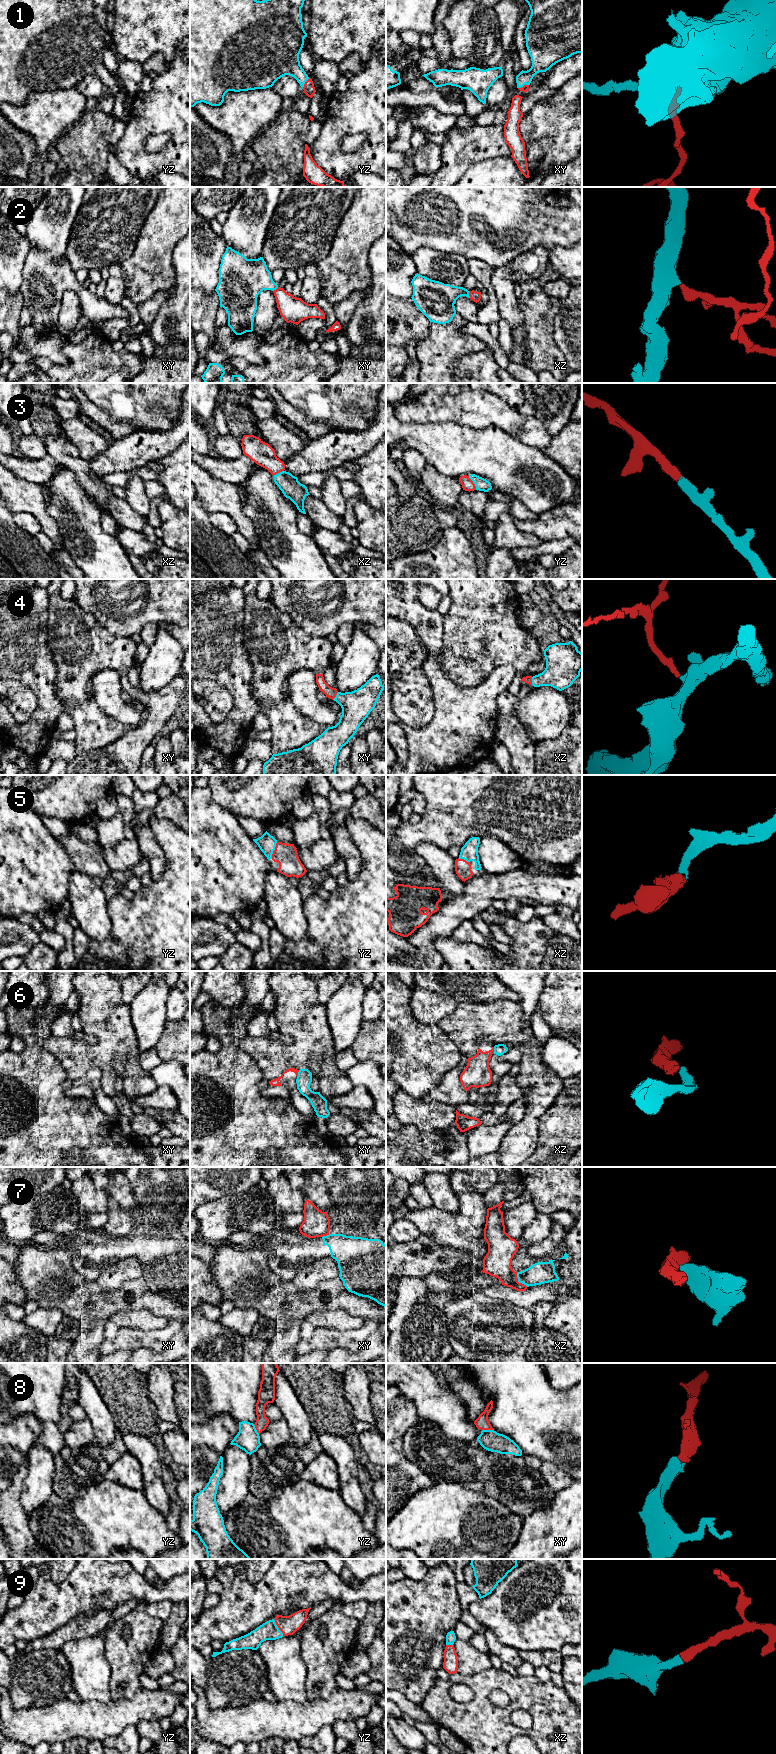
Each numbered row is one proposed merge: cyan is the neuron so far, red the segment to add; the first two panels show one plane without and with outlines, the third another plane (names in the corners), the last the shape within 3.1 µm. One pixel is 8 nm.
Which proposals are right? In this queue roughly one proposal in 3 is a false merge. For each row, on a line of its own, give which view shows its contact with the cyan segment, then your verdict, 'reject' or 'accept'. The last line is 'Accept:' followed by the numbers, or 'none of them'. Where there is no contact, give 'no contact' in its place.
1: meets cyan in yz; accept
2: meets cyan in xz; accept
3: meets cyan in yz; accept
4: meets cyan in xy; accept
5: meets cyan in yz; accept
6: meets cyan in xz; reject
7: meets cyan in xz; reject
8: meets cyan in xy; accept
9: meets cyan in yz; accept
Accept: 1, 2, 3, 4, 5, 8, 9

